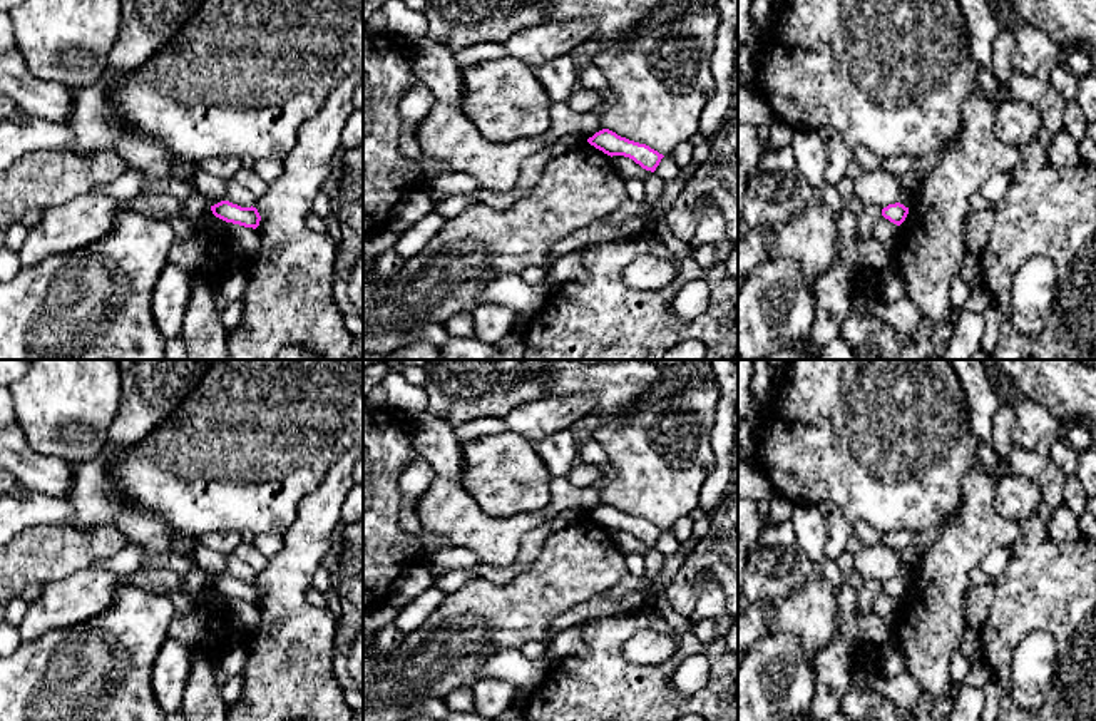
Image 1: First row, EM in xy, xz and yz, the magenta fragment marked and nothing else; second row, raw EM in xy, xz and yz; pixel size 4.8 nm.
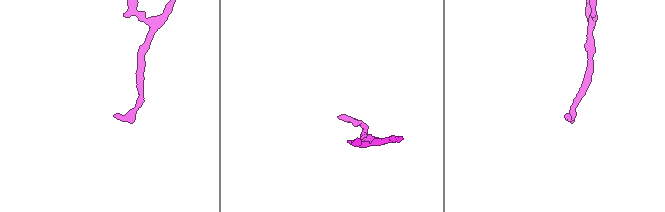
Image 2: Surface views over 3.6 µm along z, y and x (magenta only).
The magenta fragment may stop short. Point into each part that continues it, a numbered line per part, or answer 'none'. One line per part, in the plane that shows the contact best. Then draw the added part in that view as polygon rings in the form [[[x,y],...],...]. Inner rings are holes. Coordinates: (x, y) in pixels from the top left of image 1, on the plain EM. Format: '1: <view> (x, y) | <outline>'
none

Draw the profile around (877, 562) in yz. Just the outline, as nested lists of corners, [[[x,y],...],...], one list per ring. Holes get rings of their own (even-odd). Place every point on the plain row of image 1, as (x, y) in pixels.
[[[882,545],[863,547],[858,550],[853,555],[853,565],[863,580],[878,580],[883,584],[889,579],[900,577],[909,582],[912,577],[912,569]]]

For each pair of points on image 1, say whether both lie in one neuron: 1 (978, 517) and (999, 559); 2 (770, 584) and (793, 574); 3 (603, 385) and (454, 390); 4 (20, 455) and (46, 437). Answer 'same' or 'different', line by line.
1: different
2: same
3: same
4: different

